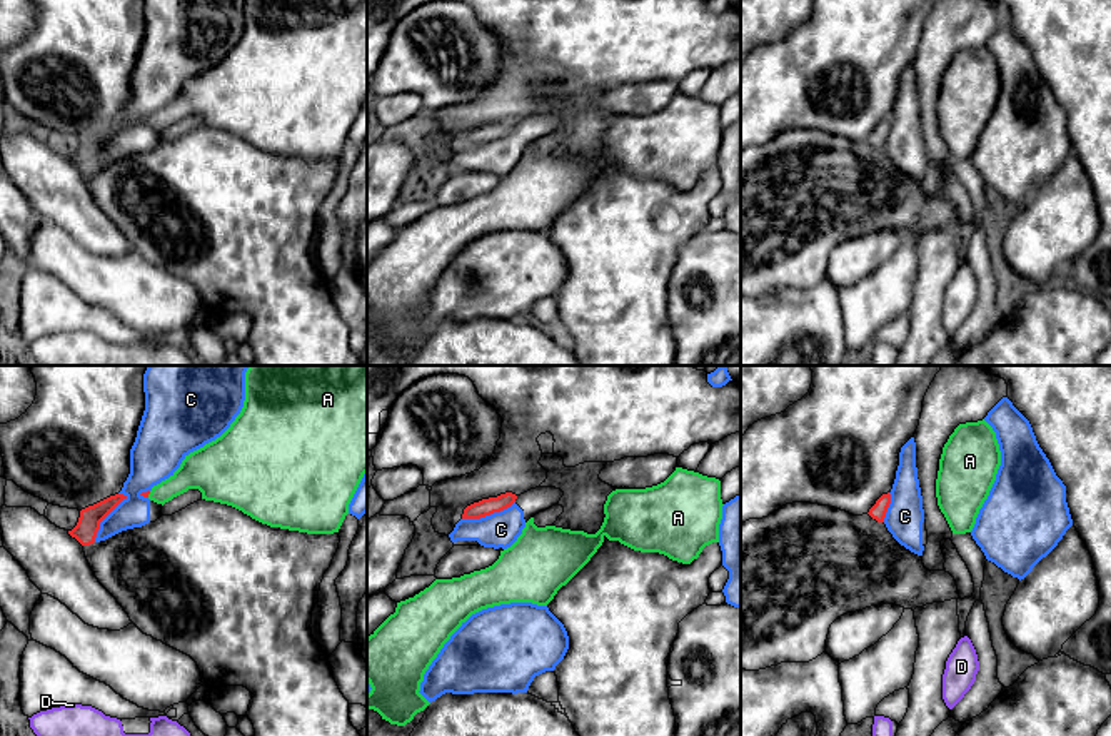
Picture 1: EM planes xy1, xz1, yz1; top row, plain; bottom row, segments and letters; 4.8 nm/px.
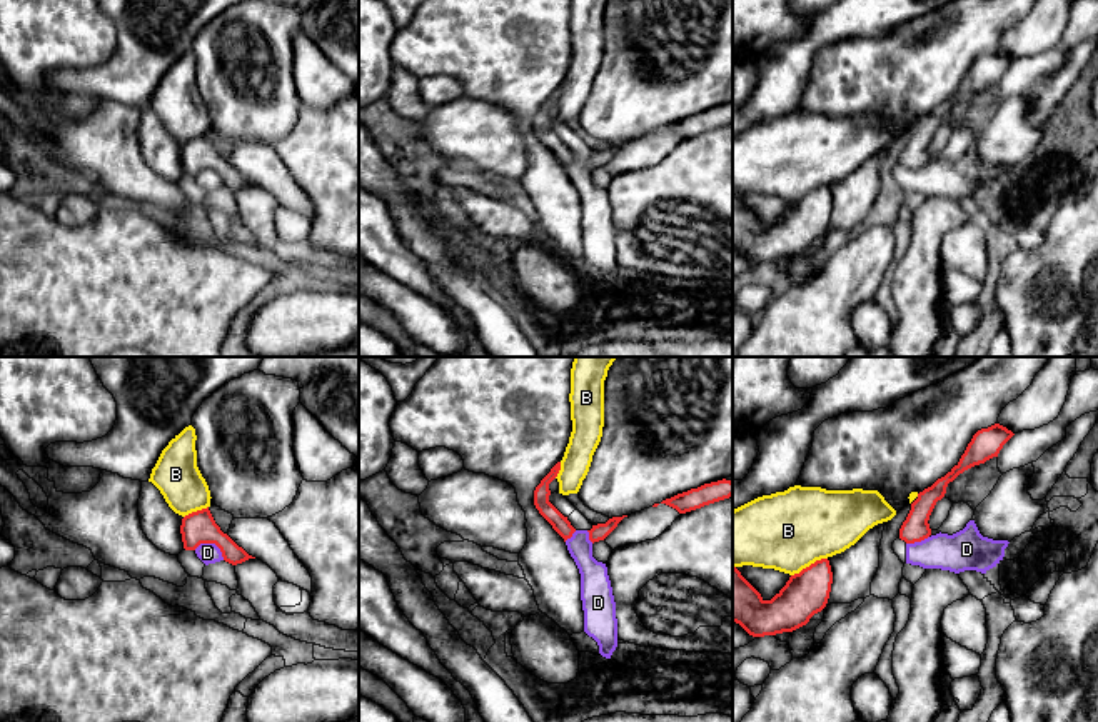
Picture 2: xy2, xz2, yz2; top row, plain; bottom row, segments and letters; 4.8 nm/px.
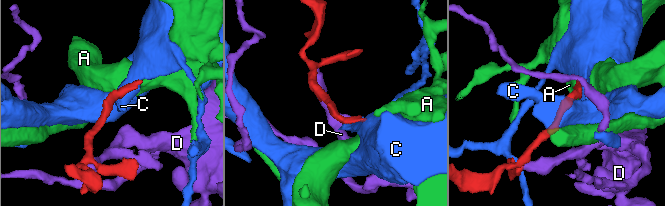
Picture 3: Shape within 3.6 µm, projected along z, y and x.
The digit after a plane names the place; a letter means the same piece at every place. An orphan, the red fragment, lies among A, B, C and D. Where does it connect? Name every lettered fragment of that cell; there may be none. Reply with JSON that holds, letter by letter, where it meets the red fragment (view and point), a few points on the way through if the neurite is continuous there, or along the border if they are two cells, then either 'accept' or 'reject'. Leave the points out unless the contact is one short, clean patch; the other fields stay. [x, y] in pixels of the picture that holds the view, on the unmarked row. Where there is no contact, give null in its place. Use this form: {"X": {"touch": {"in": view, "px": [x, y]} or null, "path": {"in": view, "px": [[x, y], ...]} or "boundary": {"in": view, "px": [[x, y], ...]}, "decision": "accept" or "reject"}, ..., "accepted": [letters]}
{"A": {"touch": {"in": "xy1", "px": [149, 119]}, "path": {"in": "xy1", "px": [[145, 120], [149, 119], [164, 119], [196, 97]]}, "decision": "accept"}, "B": {"touch": {"in": "yz2", "px": [810, 192]}, "decision": "reject"}, "C": {"touch": {"in": "xy1", "px": [105, 142]}, "boundary": {"in": "xy1", "px": [[125, 120], [100, 149], [94, 167]]}, "decision": "reject"}, "D": {"touch": {"in": "xy2", "px": [212, 169]}, "boundary": {"in": "xy2", "px": [[194, 175], [201, 170], [214, 170], [224, 185]]}, "decision": "reject"}, "accepted": ["A"]}

